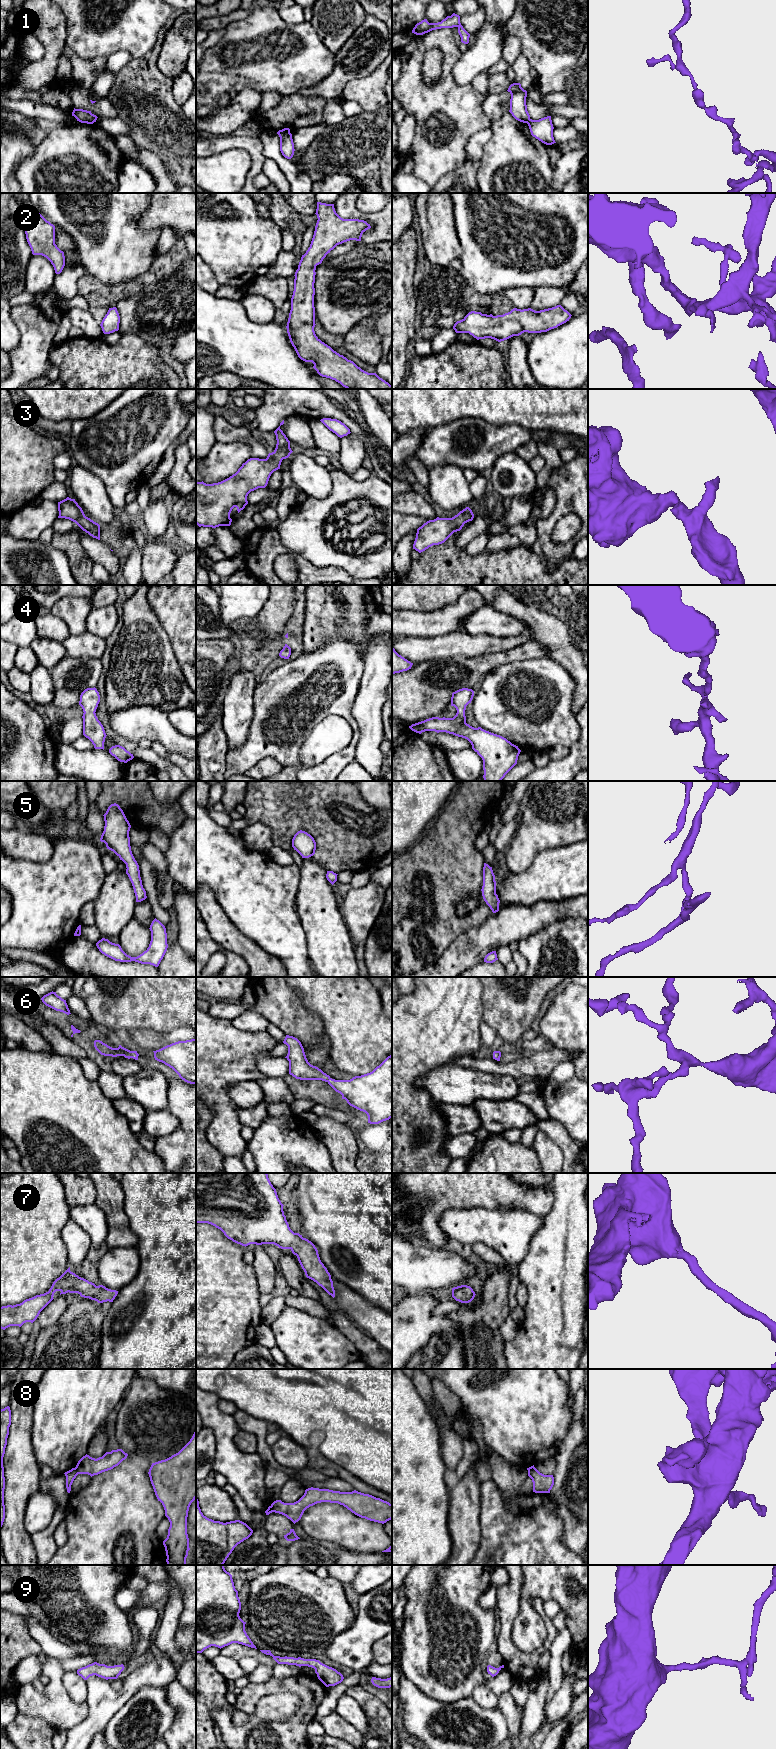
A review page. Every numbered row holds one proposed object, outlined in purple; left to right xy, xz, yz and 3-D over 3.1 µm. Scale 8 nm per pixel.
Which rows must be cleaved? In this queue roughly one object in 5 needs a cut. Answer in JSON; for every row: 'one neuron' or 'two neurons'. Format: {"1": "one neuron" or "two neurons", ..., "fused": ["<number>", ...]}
{"1": "two neurons", "2": "one neuron", "3": "one neuron", "4": "one neuron", "5": "one neuron", "6": "one neuron", "7": "one neuron", "8": "two neurons", "9": "one neuron", "fused": ["1", "8"]}

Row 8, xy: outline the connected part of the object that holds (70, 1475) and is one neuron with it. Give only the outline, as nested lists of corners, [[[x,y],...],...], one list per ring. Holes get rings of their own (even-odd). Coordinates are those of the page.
[[[72,1468],[71,1470],[67,1471],[64,1473],[66,1476],[66,1488],[67,1488],[67,1492],[70,1493],[71,1491],[71,1485],[74,1481],[74,1479],[76,1478],[76,1476],[78,1475],[78,1472],[75,1468]]]

